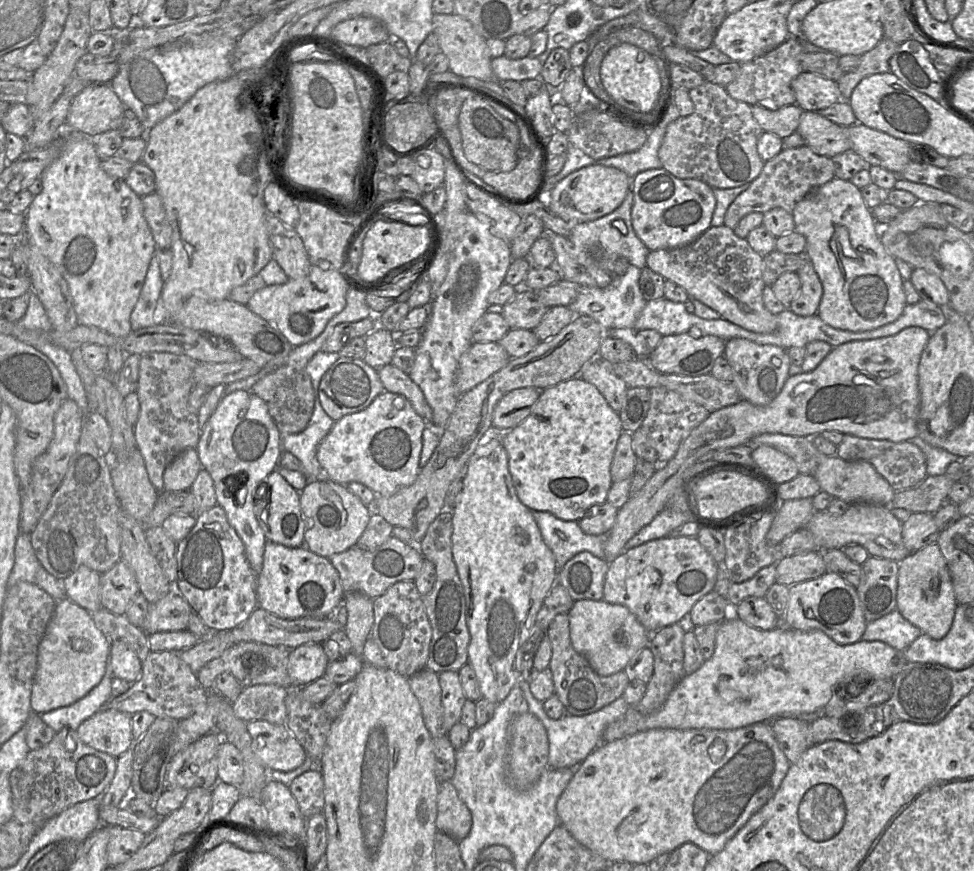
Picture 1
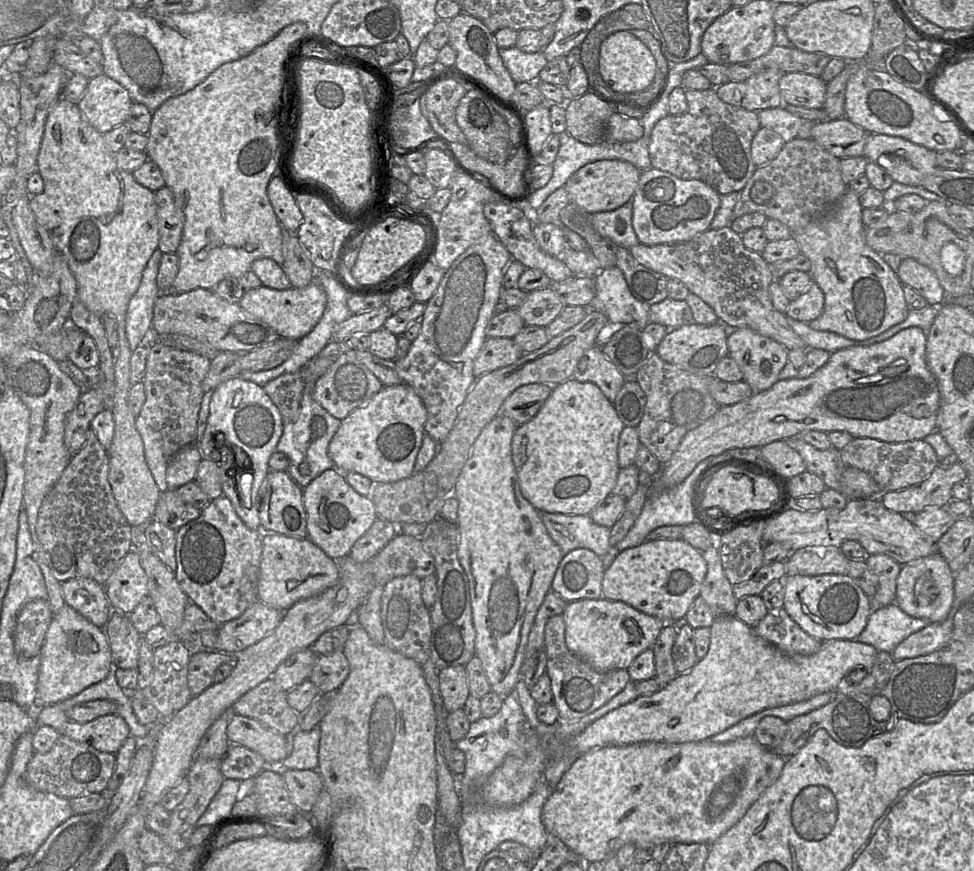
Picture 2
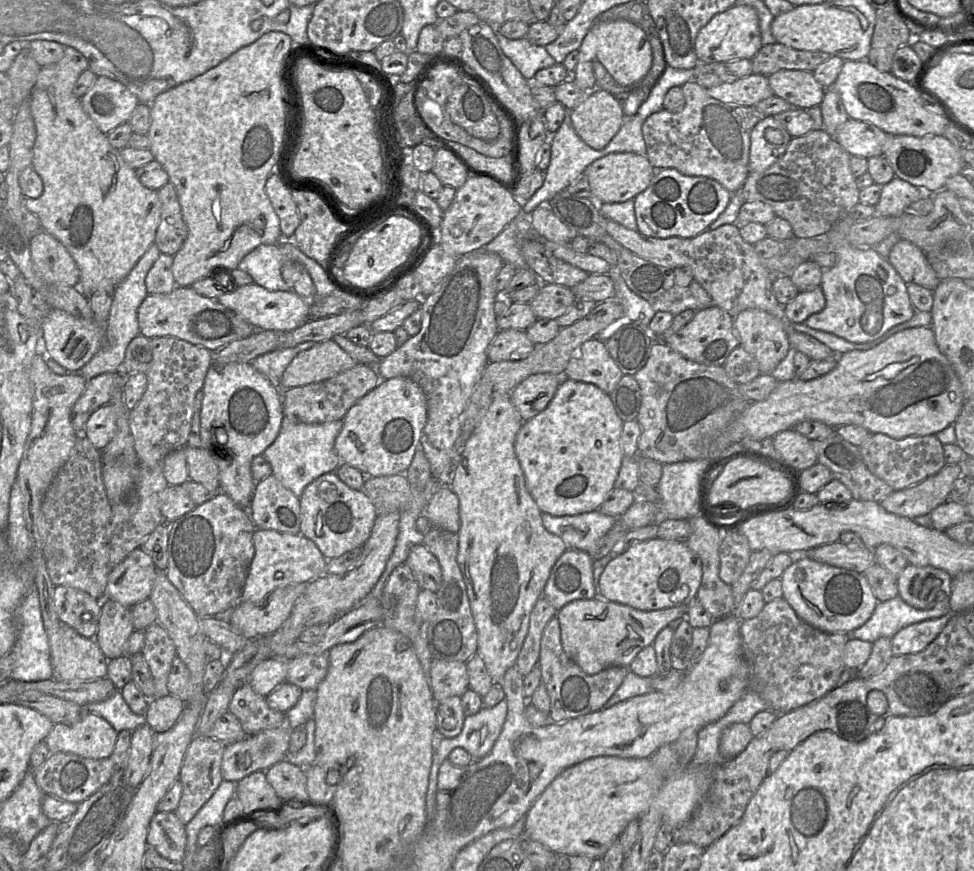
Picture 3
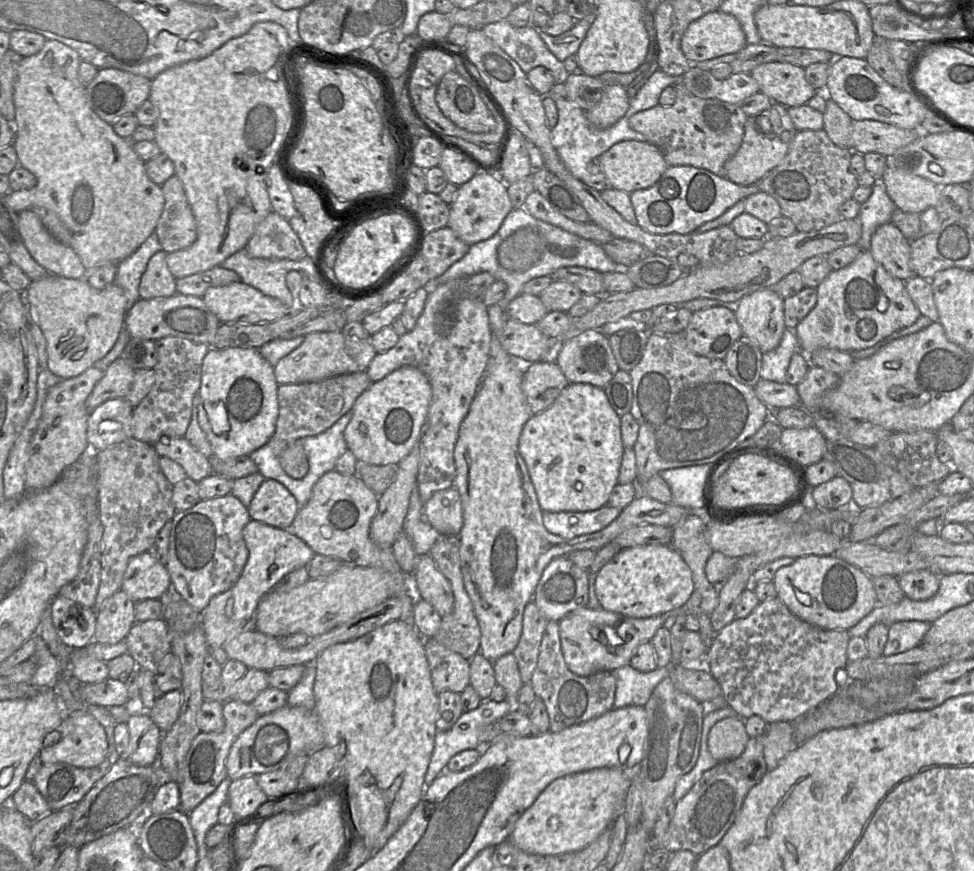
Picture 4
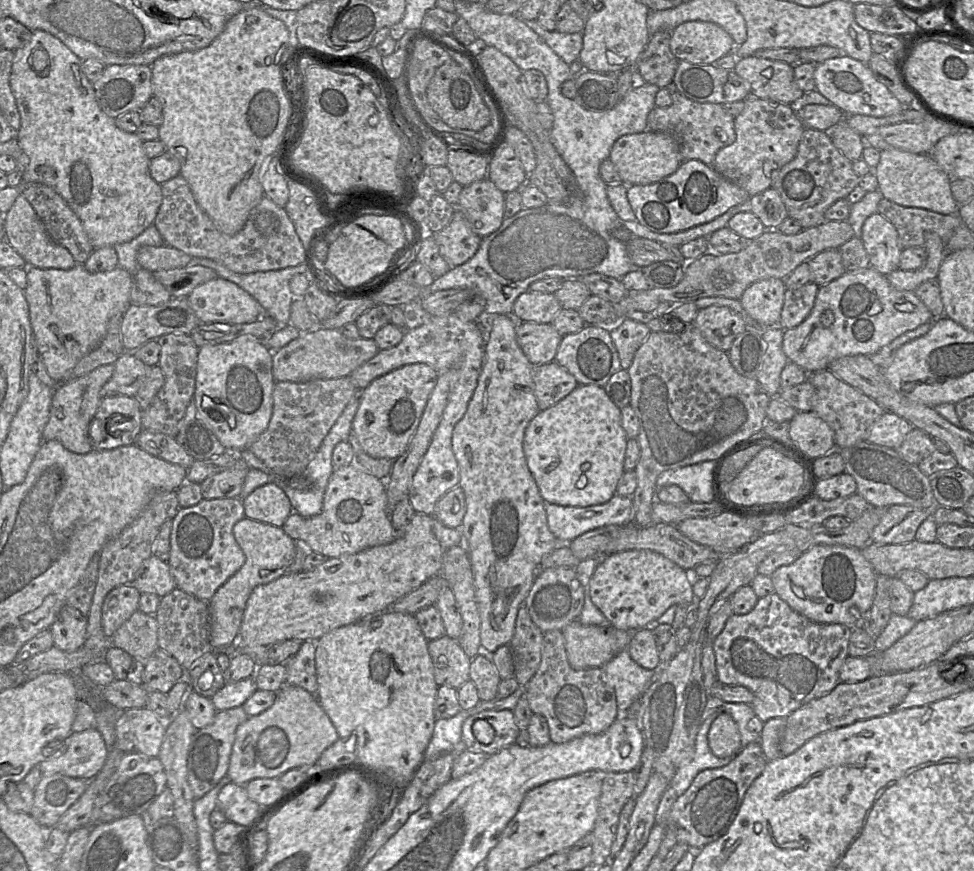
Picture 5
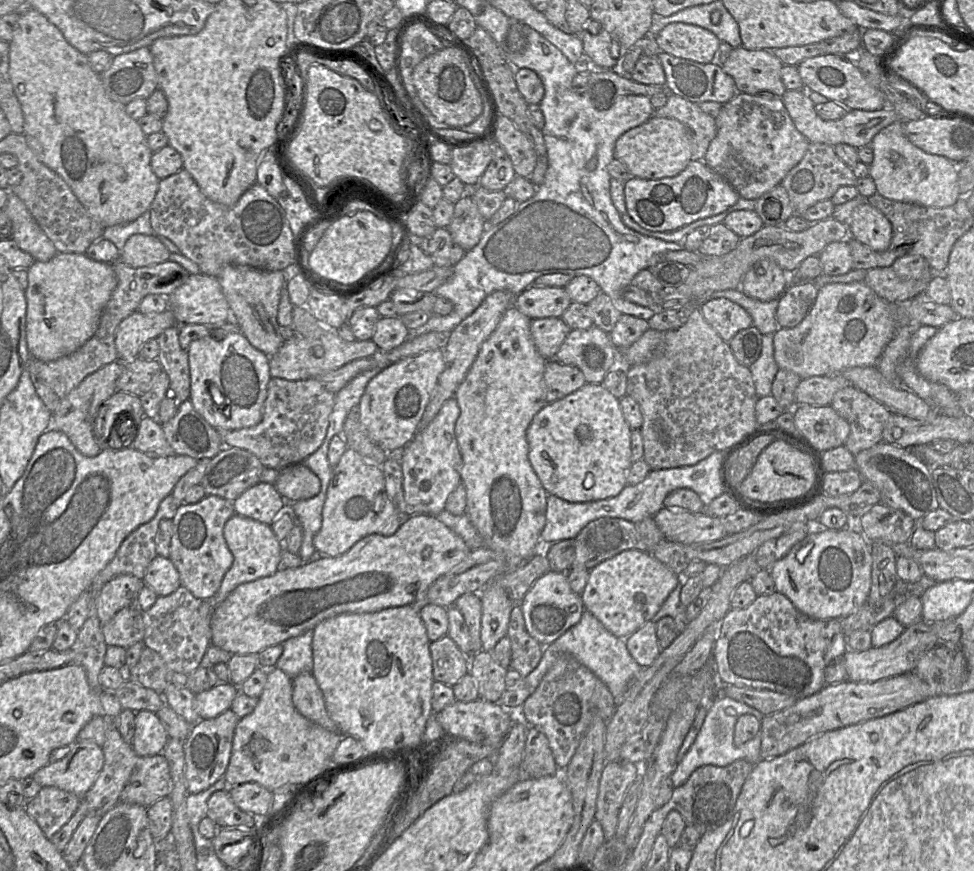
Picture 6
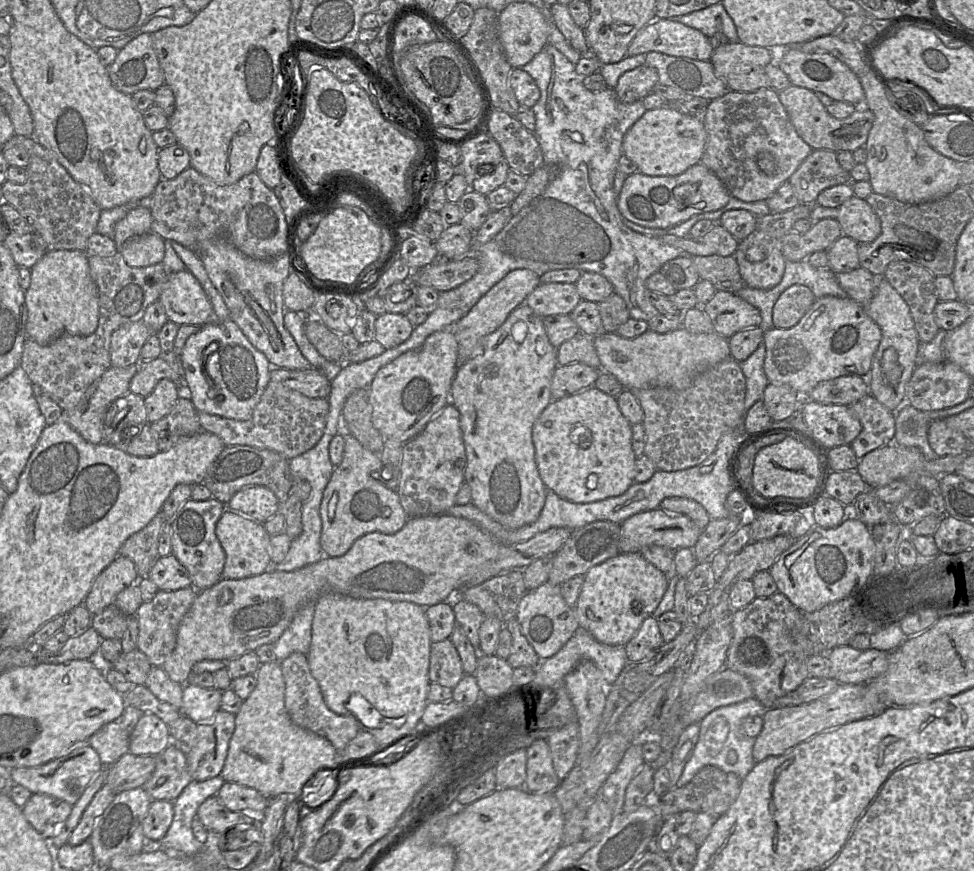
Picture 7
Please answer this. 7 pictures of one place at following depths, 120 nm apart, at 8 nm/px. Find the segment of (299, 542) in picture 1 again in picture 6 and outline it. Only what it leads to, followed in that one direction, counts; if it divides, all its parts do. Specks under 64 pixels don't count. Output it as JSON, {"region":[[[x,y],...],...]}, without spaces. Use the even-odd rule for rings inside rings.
{"region":[[[259,481],[246,489],[233,501],[235,514],[271,525],[286,509],[288,502],[280,495],[275,485]]]}

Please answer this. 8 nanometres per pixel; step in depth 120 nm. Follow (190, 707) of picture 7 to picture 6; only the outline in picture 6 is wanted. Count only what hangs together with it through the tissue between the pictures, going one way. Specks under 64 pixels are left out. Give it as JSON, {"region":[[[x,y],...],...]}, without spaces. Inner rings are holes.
{"region":[[[219,682],[207,691],[195,694],[194,710],[200,719],[212,719],[230,709],[239,687],[231,682]]]}

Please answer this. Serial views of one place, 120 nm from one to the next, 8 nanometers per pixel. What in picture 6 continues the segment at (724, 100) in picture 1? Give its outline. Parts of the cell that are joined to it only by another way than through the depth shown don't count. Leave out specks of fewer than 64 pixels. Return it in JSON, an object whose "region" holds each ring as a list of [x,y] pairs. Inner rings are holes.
{"region":[[[668,94],[666,104],[654,110],[654,115],[673,118],[686,125],[692,132],[692,160],[703,161],[717,133],[714,117],[704,113],[698,103],[676,94]]]}

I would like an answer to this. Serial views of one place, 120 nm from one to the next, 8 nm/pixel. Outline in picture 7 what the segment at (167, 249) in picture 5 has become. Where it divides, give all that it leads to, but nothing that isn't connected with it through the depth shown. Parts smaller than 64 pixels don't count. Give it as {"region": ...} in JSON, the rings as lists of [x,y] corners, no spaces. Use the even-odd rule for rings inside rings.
{"region":[[[153,232],[134,237],[119,247],[130,267],[147,267],[162,262],[165,254],[164,239]]]}

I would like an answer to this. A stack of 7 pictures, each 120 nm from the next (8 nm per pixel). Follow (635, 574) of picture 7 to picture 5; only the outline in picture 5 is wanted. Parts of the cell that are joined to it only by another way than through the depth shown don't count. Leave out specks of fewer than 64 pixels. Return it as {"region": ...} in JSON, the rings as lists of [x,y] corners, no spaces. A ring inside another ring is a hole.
{"region":[[[632,549],[601,556],[588,584],[594,605],[613,628],[635,631],[653,626],[672,605],[696,604],[693,578],[661,554],[647,549]]]}

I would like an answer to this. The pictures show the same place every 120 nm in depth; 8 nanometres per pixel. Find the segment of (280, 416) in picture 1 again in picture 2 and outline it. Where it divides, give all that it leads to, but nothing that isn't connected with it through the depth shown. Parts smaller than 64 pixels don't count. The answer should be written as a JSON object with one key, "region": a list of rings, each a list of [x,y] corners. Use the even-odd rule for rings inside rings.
{"region":[[[299,372],[284,373],[267,382],[264,390],[285,420],[296,420],[305,390],[305,381]]]}

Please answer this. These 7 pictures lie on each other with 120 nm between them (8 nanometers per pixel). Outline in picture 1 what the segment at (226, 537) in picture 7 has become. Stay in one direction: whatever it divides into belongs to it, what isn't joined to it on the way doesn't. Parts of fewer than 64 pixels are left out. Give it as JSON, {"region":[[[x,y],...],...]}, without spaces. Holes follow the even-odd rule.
{"region":[[[267,541],[263,556],[263,566],[257,576],[258,606],[284,619],[298,619],[310,617],[322,619],[332,617],[335,610],[343,605],[345,591],[337,570],[327,557],[317,555],[305,545],[300,547],[286,547]]]}

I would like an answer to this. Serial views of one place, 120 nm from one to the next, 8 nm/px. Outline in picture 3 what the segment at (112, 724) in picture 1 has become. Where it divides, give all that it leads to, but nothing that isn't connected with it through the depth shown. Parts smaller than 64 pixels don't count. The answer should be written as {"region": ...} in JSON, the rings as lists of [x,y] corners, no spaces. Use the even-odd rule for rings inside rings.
{"region":[[[87,712],[75,724],[54,724],[45,742],[50,754],[71,753],[84,758],[110,758],[118,732],[102,717]]]}

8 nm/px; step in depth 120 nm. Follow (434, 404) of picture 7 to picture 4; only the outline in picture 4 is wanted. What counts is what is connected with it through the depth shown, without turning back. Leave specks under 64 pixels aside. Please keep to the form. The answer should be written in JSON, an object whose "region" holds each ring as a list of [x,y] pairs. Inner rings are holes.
{"region":[[[412,366],[399,368],[383,379],[372,382],[351,409],[352,417],[344,430],[347,449],[359,462],[398,465],[419,442],[426,426],[431,401],[429,379]]]}

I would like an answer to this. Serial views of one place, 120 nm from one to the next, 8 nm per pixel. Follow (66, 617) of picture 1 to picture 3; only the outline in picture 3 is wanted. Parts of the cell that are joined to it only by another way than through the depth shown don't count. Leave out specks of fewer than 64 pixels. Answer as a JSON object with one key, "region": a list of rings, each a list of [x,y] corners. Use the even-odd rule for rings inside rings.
{"region":[[[63,623],[47,637],[54,680],[92,681],[107,677],[108,660],[94,638],[83,637]]]}

